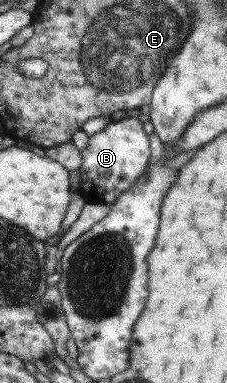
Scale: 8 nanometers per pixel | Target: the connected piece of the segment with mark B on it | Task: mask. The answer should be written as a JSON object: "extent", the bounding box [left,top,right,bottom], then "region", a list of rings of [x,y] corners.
{"extent":[79,117,149,206],"region":[[[125,117],[110,122],[104,129],[91,135],[80,154],[79,195],[85,203],[111,206],[145,173],[149,160],[149,140],[141,130],[141,122],[137,117]]]}

